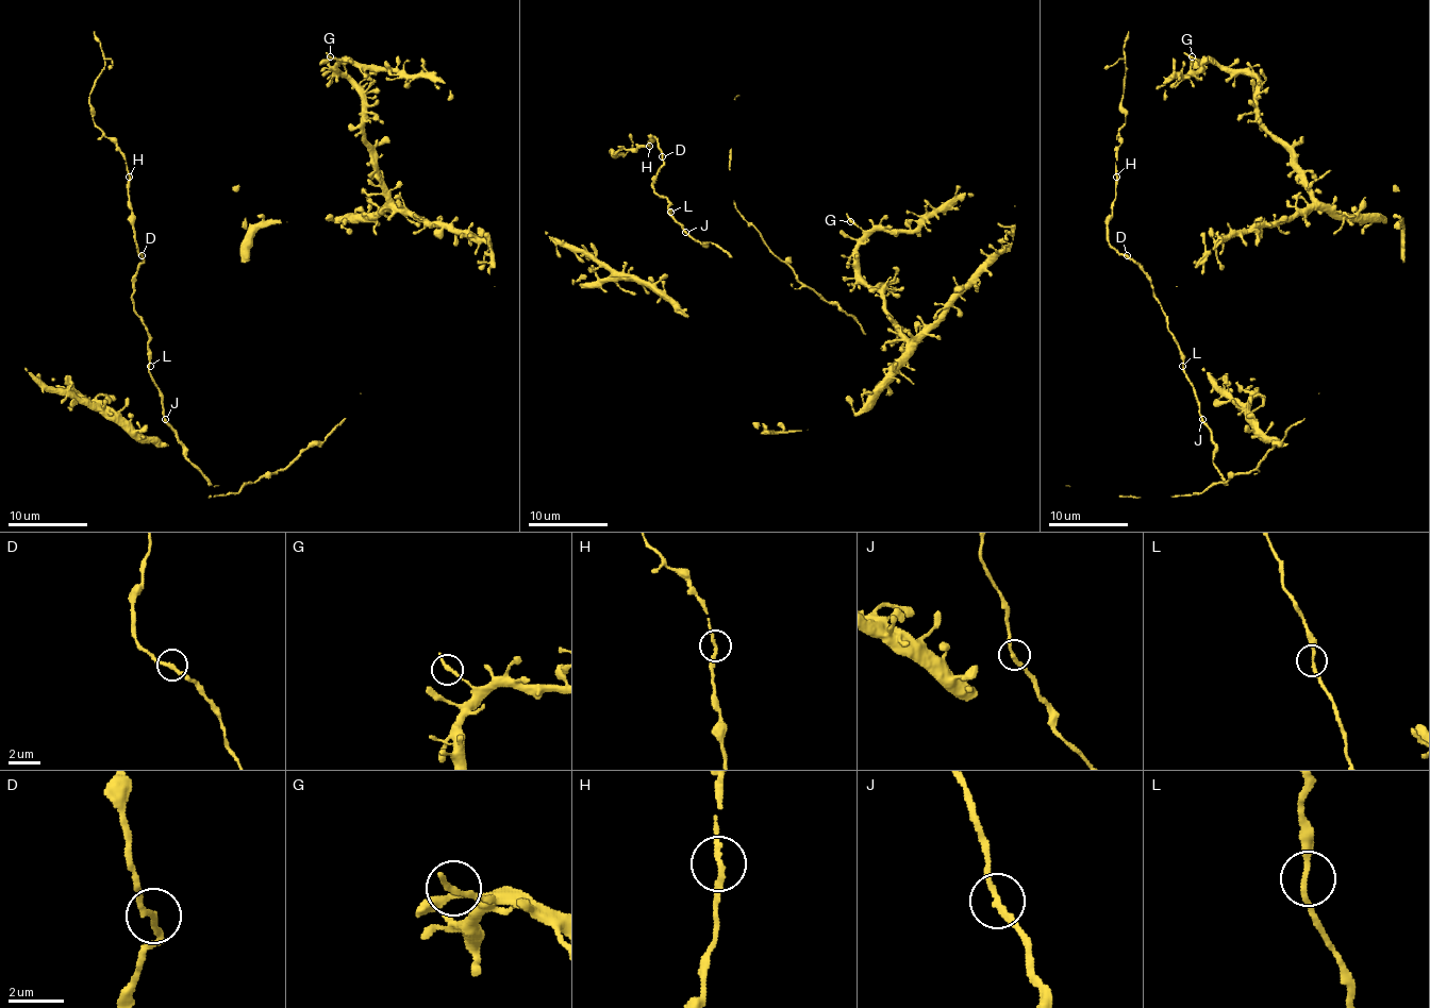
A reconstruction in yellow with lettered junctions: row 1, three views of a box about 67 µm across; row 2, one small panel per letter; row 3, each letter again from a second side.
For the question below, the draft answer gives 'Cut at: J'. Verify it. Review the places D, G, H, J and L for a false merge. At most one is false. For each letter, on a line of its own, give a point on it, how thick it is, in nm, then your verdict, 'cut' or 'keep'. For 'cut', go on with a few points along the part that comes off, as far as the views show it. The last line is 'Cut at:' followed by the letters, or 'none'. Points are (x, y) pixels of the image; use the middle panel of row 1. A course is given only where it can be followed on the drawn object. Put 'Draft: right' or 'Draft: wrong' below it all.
D: place (662, 156); calibre 200 nm; keep
G: place (850, 221); calibre 200 nm; keep
H: place (649, 146); calibre 200 nm; keep
J: place (685, 232); calibre 220 nm; keep
L: place (670, 212); calibre 220 nm; keep
Cut at: none
Draft: wrong

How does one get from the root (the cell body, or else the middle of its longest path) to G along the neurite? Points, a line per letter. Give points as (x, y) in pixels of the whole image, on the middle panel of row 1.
G: (859, 244), (862, 232), (850, 221)

